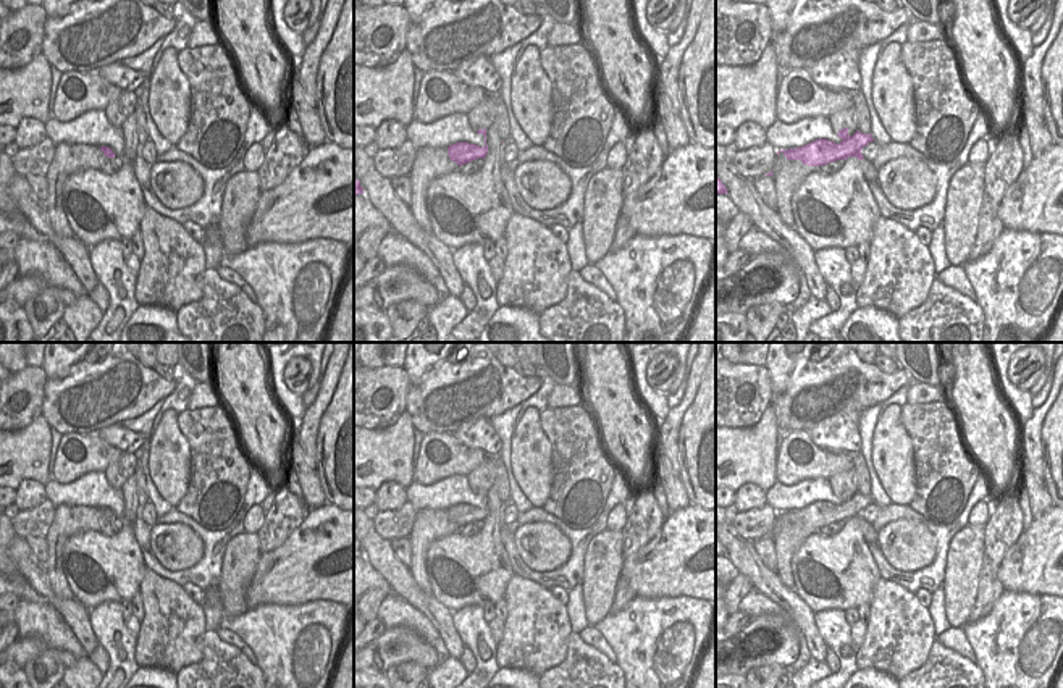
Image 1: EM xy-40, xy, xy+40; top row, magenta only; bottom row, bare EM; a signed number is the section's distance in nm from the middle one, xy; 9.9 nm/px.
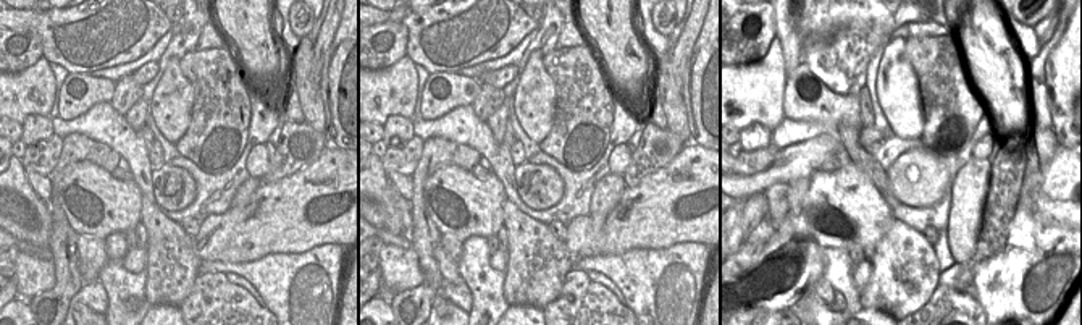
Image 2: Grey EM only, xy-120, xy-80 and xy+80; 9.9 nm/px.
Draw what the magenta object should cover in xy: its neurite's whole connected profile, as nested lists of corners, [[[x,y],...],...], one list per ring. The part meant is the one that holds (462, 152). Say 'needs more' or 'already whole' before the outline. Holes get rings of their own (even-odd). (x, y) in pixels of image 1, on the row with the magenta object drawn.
already whole | [[[478,129],[478,134],[485,136],[485,145],[475,145],[475,144],[468,144],[468,142],[457,142],[447,147],[447,155],[452,162],[456,162],[459,166],[478,160],[478,158],[485,158],[488,153],[488,145],[486,145],[486,129]]]

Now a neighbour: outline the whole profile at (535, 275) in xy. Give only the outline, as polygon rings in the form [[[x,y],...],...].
[[[514,213],[507,221],[507,257],[496,287],[499,307],[522,307],[540,315],[559,304],[572,271],[565,244],[548,226]]]

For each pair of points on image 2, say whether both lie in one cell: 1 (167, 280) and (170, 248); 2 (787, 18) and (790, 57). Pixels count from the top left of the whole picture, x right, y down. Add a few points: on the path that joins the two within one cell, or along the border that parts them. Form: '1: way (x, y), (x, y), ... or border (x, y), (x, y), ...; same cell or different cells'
1: way (170, 272), (170, 256); same cell
2: way (788, 28), (790, 47); same cell

